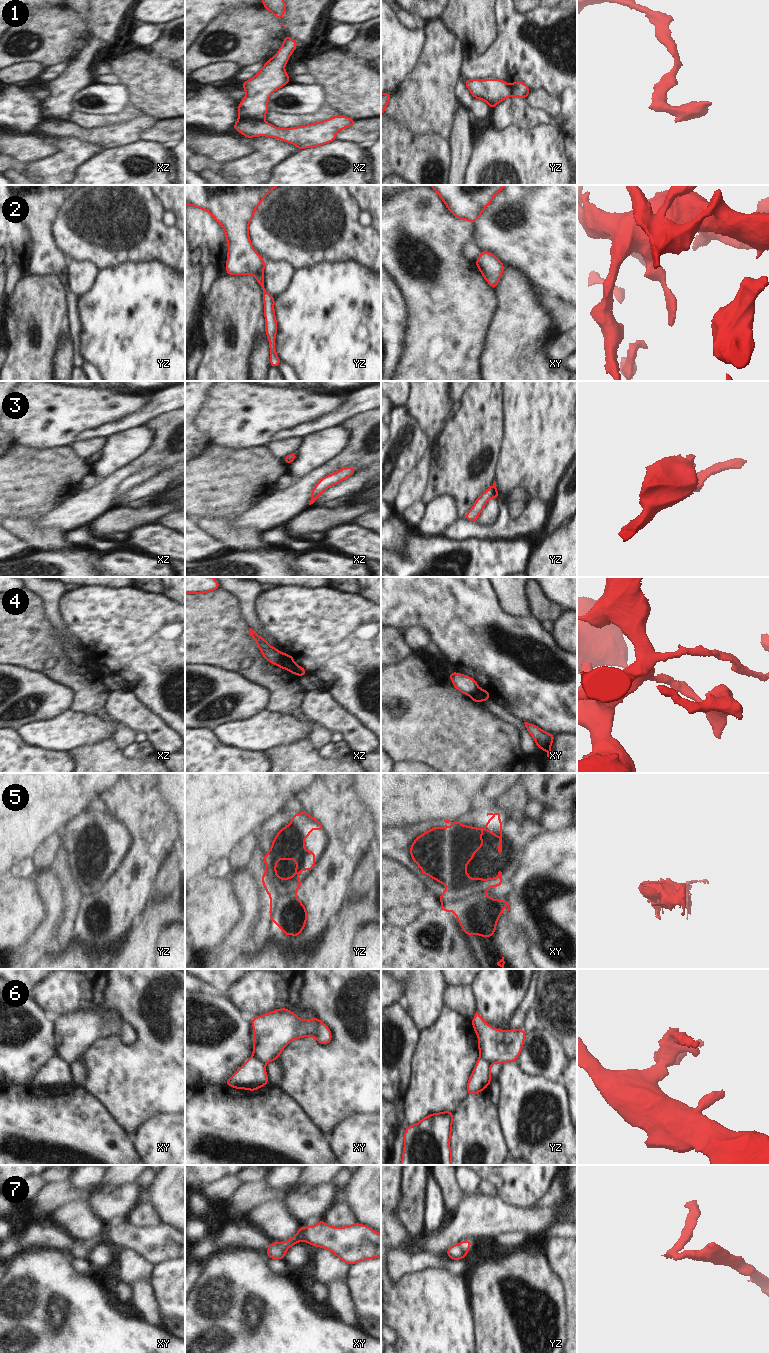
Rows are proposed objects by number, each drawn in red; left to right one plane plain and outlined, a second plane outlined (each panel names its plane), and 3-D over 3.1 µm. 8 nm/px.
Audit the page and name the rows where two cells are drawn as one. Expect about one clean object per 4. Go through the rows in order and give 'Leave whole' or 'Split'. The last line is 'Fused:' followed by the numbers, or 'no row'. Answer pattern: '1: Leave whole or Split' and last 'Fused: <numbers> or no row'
1: Split
2: Leave whole
3: Leave whole
4: Split
5: Split
6: Split
7: Split
Fused: 1, 4, 5, 6, 7

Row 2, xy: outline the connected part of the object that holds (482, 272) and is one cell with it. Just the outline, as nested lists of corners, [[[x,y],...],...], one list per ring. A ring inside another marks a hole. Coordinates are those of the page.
[[[482,250],[475,262],[481,274],[495,290],[504,269],[504,264],[493,254]]]

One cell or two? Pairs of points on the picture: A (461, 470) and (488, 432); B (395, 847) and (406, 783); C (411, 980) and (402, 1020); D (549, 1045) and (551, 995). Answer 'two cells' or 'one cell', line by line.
A: one cell
B: two cells
C: two cells
D: two cells

